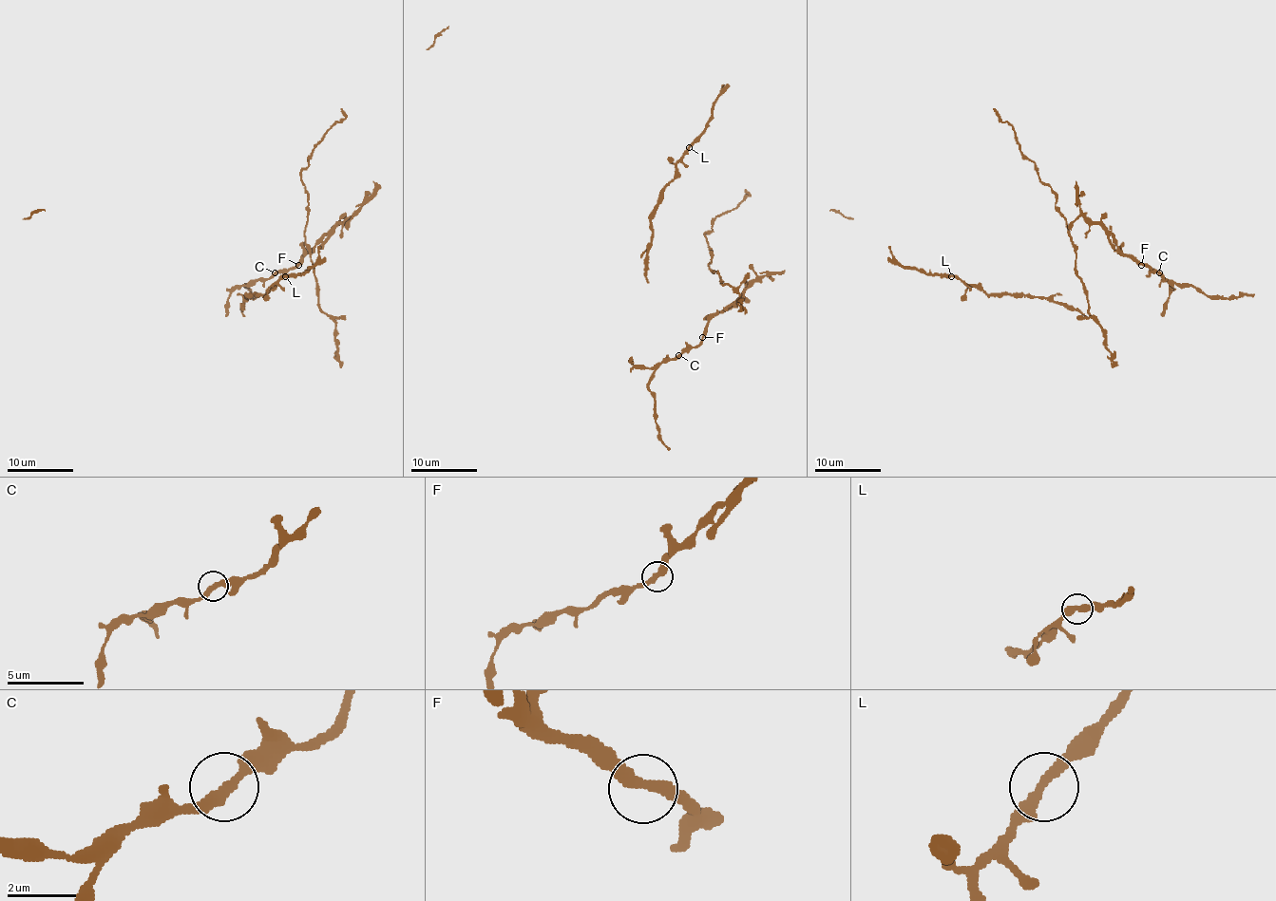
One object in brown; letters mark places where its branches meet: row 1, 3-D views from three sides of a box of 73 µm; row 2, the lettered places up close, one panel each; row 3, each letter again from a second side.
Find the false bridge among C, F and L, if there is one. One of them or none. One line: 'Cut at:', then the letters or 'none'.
Cut at: none

